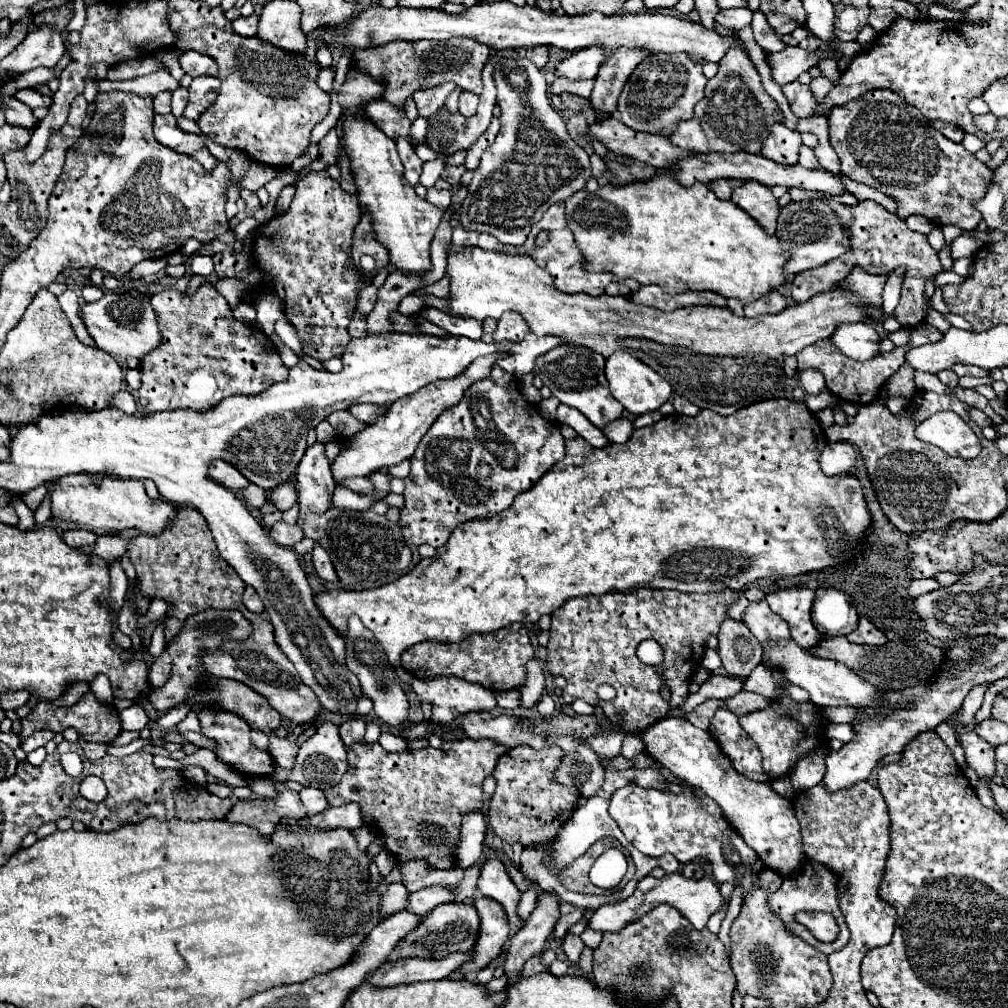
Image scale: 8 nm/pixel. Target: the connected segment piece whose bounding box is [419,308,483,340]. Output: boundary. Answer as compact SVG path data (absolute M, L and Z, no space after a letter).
M425 308L419 312L419 316L427 318L429 322L441 326L443 330L447 330L453 336L465 336L469 340L481 340L483 336L483 324L481 320L473 320L473 318L463 318L463 316L449 316L437 308Z

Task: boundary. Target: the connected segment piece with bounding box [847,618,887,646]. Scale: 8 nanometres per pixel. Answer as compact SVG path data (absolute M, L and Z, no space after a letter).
M867 618L859 620L859 628L855 632L851 632L847 636L847 640L855 642L855 644L869 644L869 646L881 646L887 642L885 634L879 628L875 628Z

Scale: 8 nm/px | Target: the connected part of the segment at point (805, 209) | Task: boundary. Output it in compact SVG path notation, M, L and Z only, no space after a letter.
M809 200L809 202L789 202L779 216L777 222L777 238L785 250L791 250L791 260L785 266L785 274L805 272L809 268L819 268L837 256L843 256L851 248L849 230L837 218L837 214L829 208L825 200Z

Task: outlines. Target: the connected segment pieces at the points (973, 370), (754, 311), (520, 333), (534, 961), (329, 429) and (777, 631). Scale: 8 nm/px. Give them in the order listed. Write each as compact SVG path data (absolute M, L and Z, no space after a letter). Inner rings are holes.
M953 366L951 368L957 376L987 376L989 372L985 372L983 368L977 368L977 366Z
M769 292L769 296L763 296L761 300L747 304L745 316L755 318L759 314L779 314L781 310L785 310L785 298L779 292Z
M514 311L504 312L499 320L499 326L497 326L497 330L495 330L495 334L493 334L493 338L499 342L499 340L509 340L512 342L520 342L524 340L524 337L527 333L530 332L528 325L522 316ZM501 332L505 332L507 336L511 336L511 340L509 338L505 338Z
M535 954L535 956L531 956L527 962L525 962L525 968L523 968L523 972L521 972L521 976L533 976L533 974L539 974L539 972L545 972L547 968L539 962L539 954Z
M323 421L317 425L315 428L317 442L326 443L335 437L334 428L327 422Z
M765 600L759 602L751 602L747 606L747 610L743 612L741 622L753 632L753 636L757 636L757 640L765 646L769 640L787 640L789 636L789 626L775 614L771 612L771 608L767 606Z

